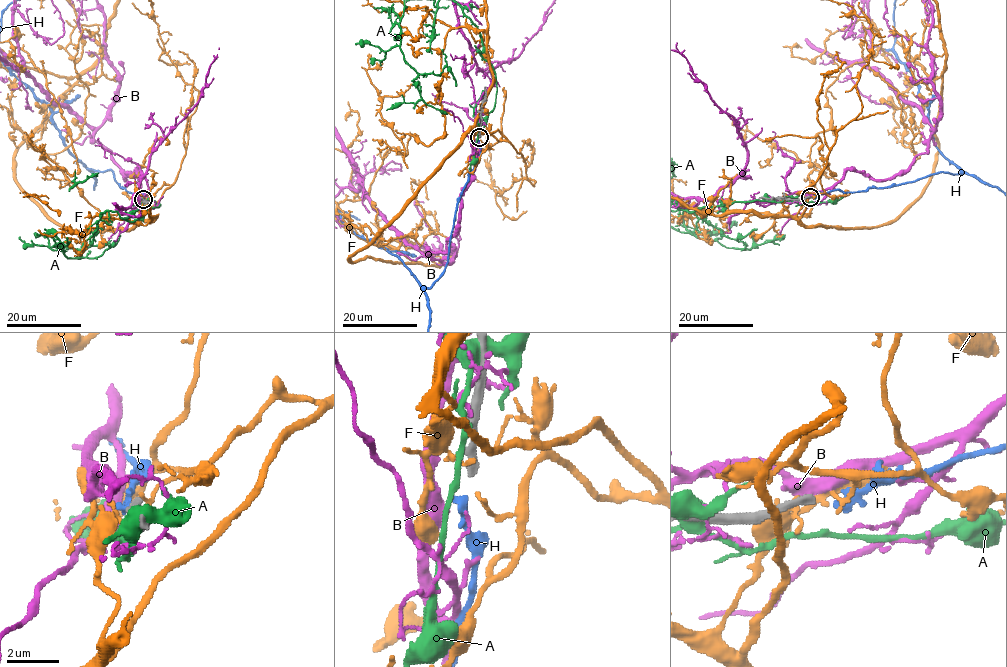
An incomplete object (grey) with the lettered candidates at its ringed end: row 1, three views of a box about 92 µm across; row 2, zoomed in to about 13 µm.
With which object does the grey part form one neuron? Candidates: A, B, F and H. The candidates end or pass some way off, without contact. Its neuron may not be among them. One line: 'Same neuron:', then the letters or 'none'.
Same neuron: H

